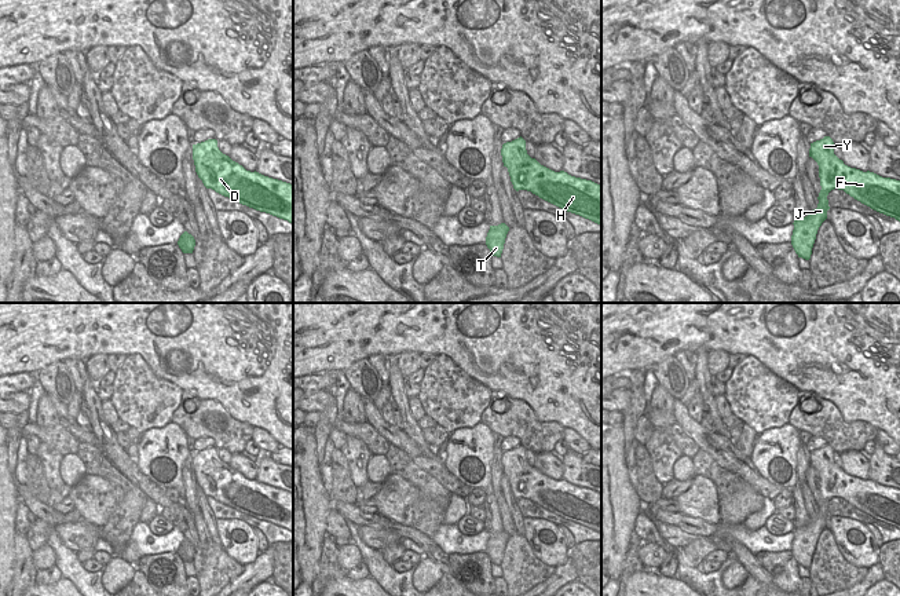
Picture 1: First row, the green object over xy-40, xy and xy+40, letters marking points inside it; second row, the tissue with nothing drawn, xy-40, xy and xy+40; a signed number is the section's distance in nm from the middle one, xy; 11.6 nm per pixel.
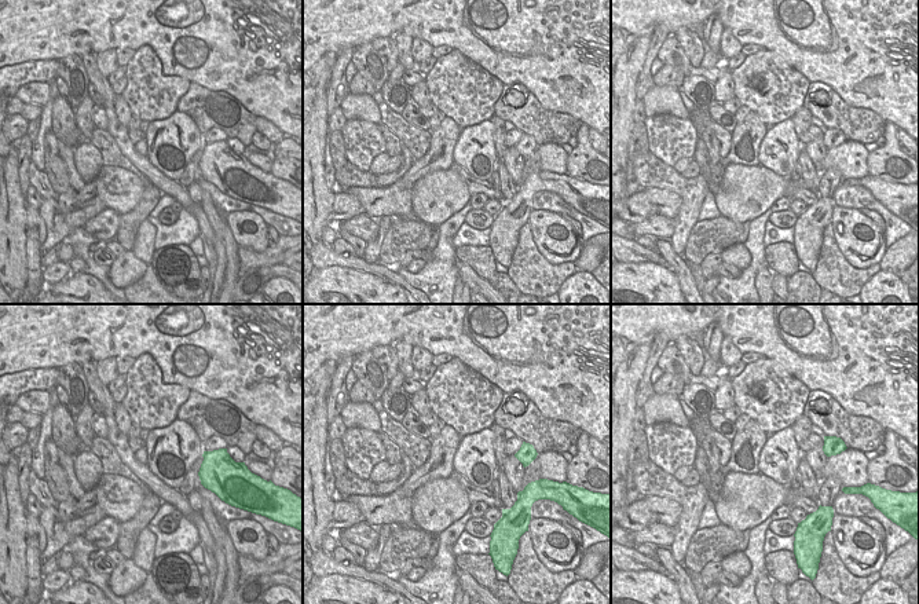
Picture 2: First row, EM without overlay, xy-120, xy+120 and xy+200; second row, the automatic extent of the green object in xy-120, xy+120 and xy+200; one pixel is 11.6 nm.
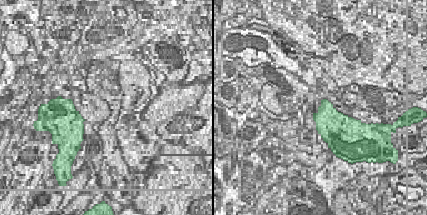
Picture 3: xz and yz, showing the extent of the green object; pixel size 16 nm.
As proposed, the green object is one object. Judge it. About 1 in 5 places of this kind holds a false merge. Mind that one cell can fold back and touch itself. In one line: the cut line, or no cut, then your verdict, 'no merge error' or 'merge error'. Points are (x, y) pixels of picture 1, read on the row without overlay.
no cut; no merge error

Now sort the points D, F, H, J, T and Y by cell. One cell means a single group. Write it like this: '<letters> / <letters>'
D F H J T Y

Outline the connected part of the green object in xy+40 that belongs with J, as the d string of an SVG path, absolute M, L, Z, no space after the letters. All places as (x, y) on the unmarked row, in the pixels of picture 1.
M830 445L811 451L809 465L819 473L822 498L817 516L793 531L791 553L798 566L811 567L817 538L830 518L827 504L834 497L844 498L871 518L900 530L900 489L845 473L834 462L834 450Z

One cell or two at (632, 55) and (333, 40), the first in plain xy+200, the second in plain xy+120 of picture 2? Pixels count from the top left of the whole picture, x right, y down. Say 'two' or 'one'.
two

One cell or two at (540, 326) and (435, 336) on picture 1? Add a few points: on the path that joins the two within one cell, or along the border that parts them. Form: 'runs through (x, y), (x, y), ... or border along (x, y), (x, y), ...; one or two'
runs through (513, 328), (494, 328), (482, 339), (461, 336); one

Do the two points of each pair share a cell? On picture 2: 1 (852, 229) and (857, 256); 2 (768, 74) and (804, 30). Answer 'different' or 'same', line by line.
1: same
2: different

